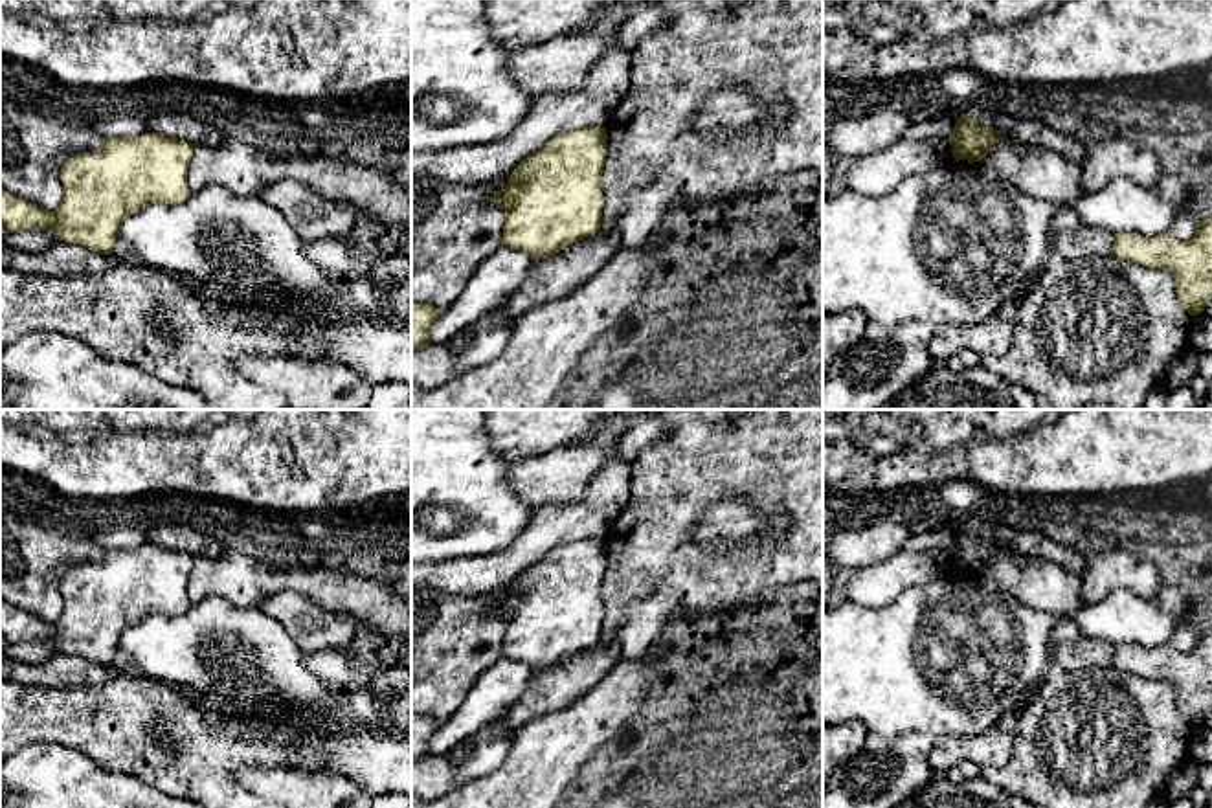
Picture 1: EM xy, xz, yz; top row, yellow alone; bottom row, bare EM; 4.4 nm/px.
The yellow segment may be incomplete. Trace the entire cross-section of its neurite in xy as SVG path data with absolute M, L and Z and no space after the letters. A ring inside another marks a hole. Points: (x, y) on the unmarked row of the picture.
M154 544L105 549L99 560L62 575L62 613L55 623L0 597L0 635L9 645L48 639L55 652L110 667L127 628L191 608L187 578L193 558Z

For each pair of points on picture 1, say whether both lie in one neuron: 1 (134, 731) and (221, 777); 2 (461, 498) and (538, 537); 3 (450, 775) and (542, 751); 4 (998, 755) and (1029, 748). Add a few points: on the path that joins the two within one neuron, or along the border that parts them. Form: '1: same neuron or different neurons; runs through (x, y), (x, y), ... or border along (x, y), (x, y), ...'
1: same neuron; runs through (157, 750), (175, 763), (199, 763)
2: different neurons; border along (535, 515), (504, 549), (489, 555)
3: different neurons; border along (518, 728), (509, 751), (494, 770), (461, 783)
4: different neurons; border along (1010, 724), (1010, 759), (1001, 766), (983, 768)

